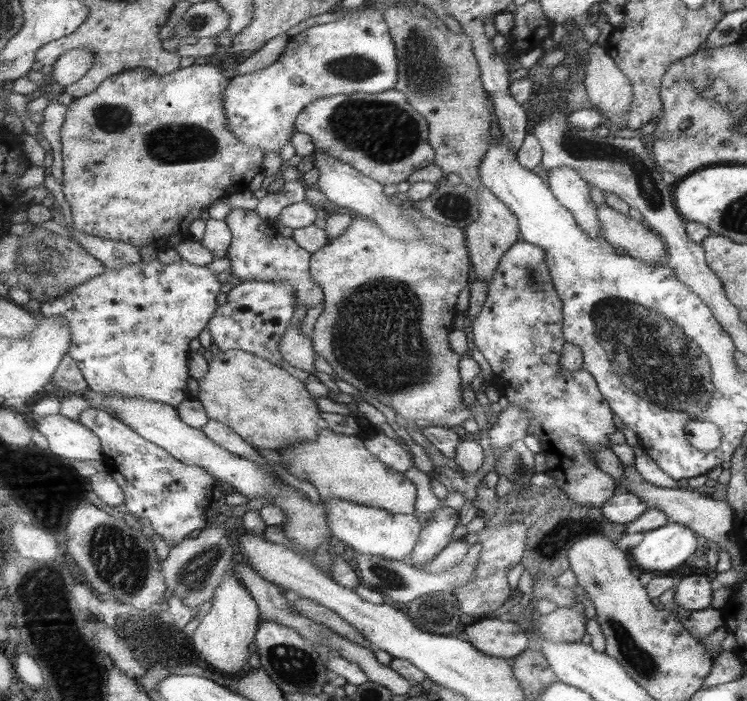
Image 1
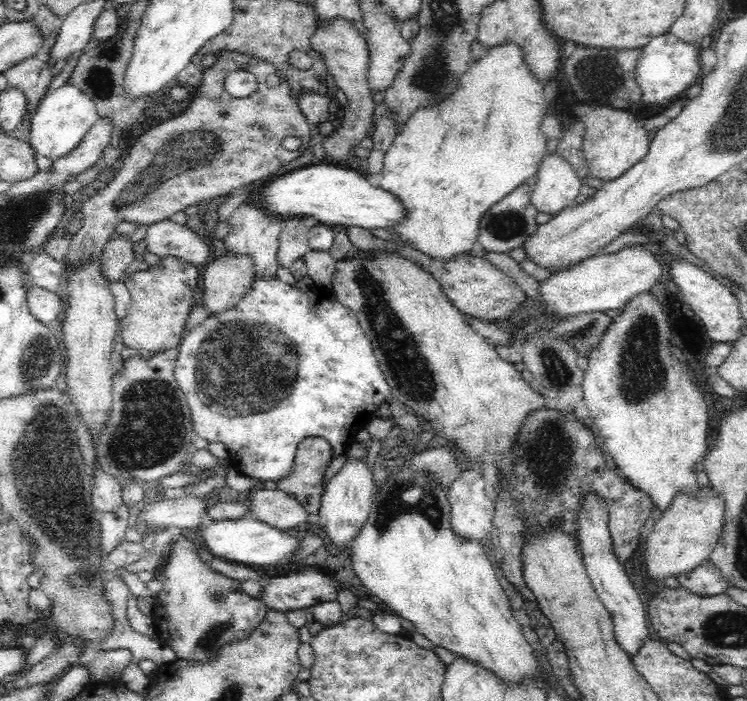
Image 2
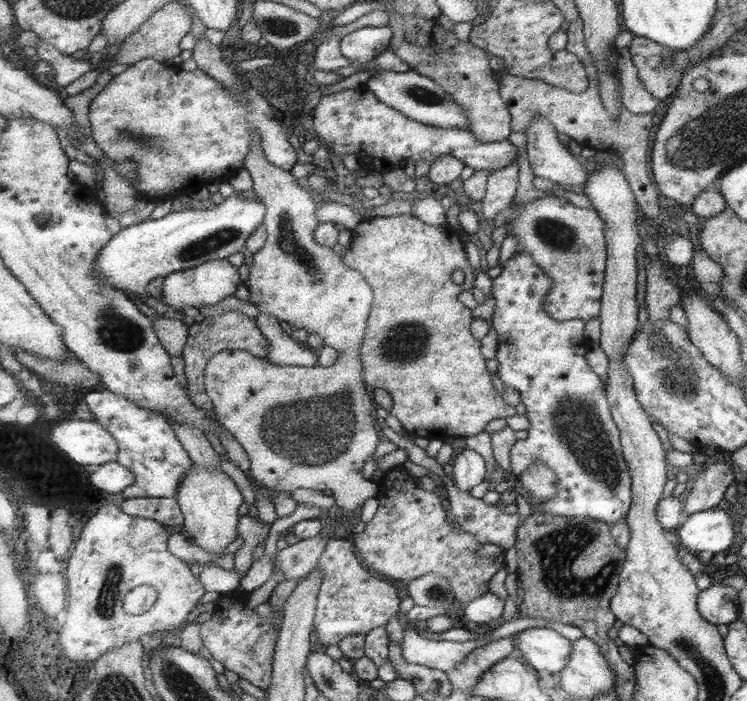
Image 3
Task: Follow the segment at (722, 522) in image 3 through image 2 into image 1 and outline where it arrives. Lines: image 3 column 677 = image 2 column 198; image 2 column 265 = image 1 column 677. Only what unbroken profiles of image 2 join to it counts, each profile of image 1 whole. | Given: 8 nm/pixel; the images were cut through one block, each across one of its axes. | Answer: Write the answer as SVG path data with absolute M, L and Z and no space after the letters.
M669 522L657 530L651 530L643 536L643 540L629 550L635 562L637 572L649 570L673 570L685 558L689 558L695 550L695 534L693 530Z

